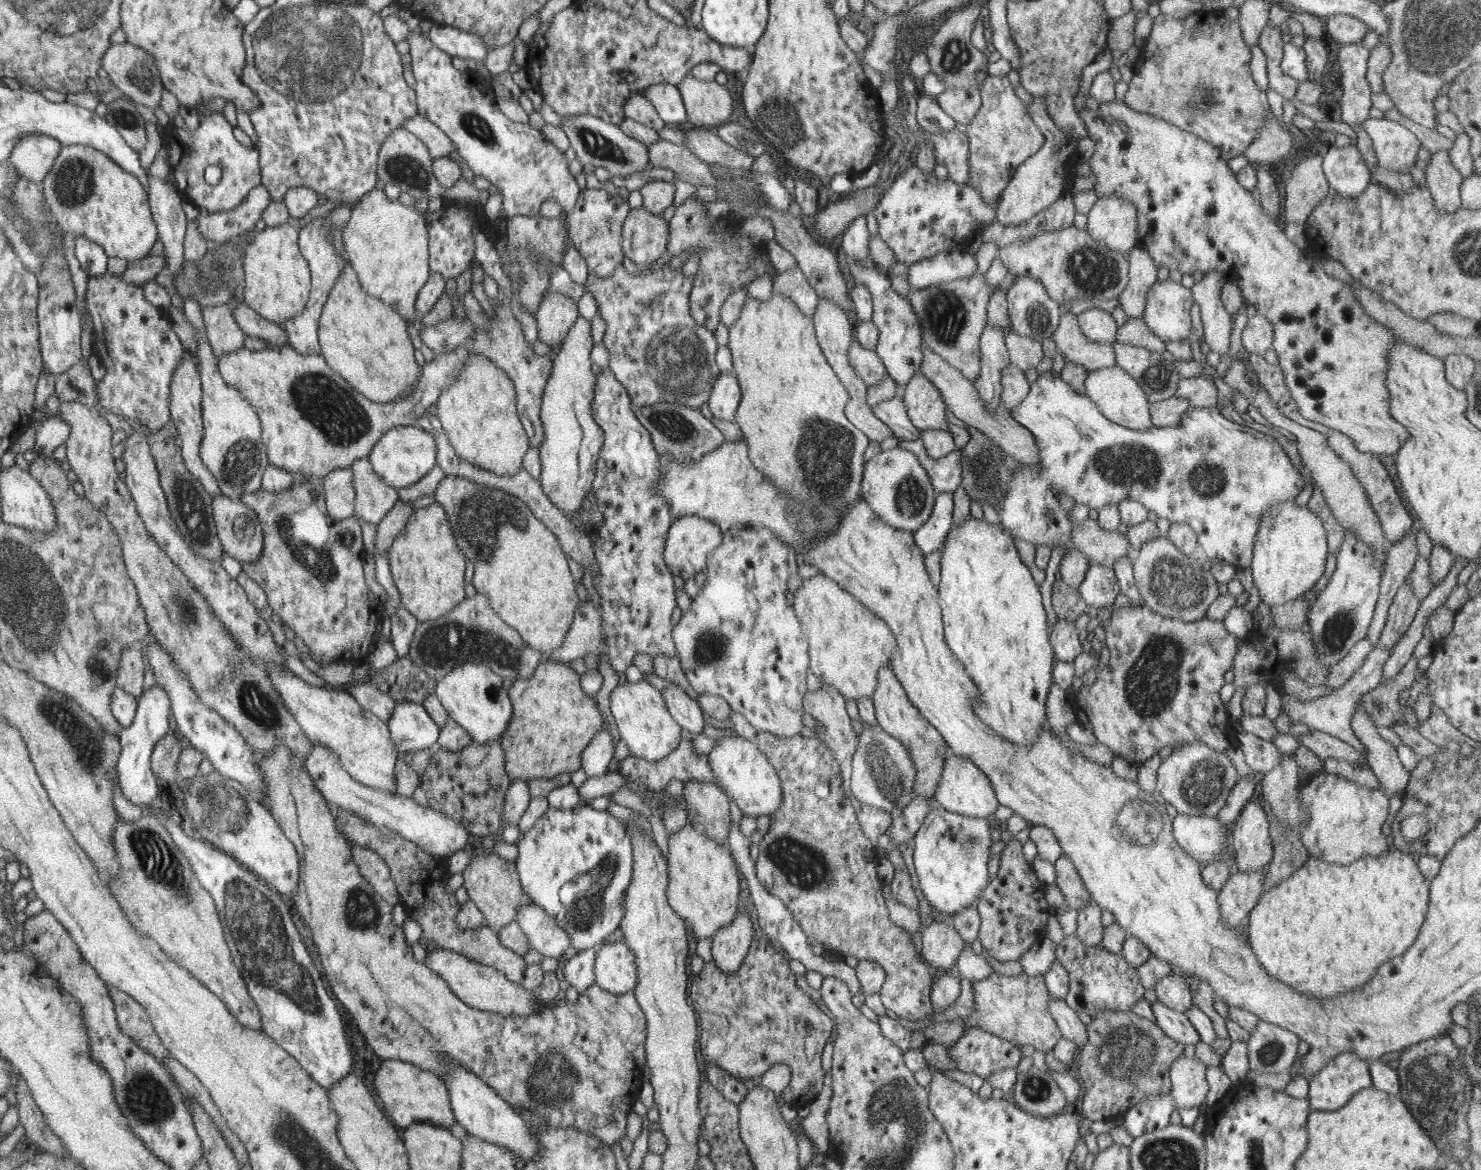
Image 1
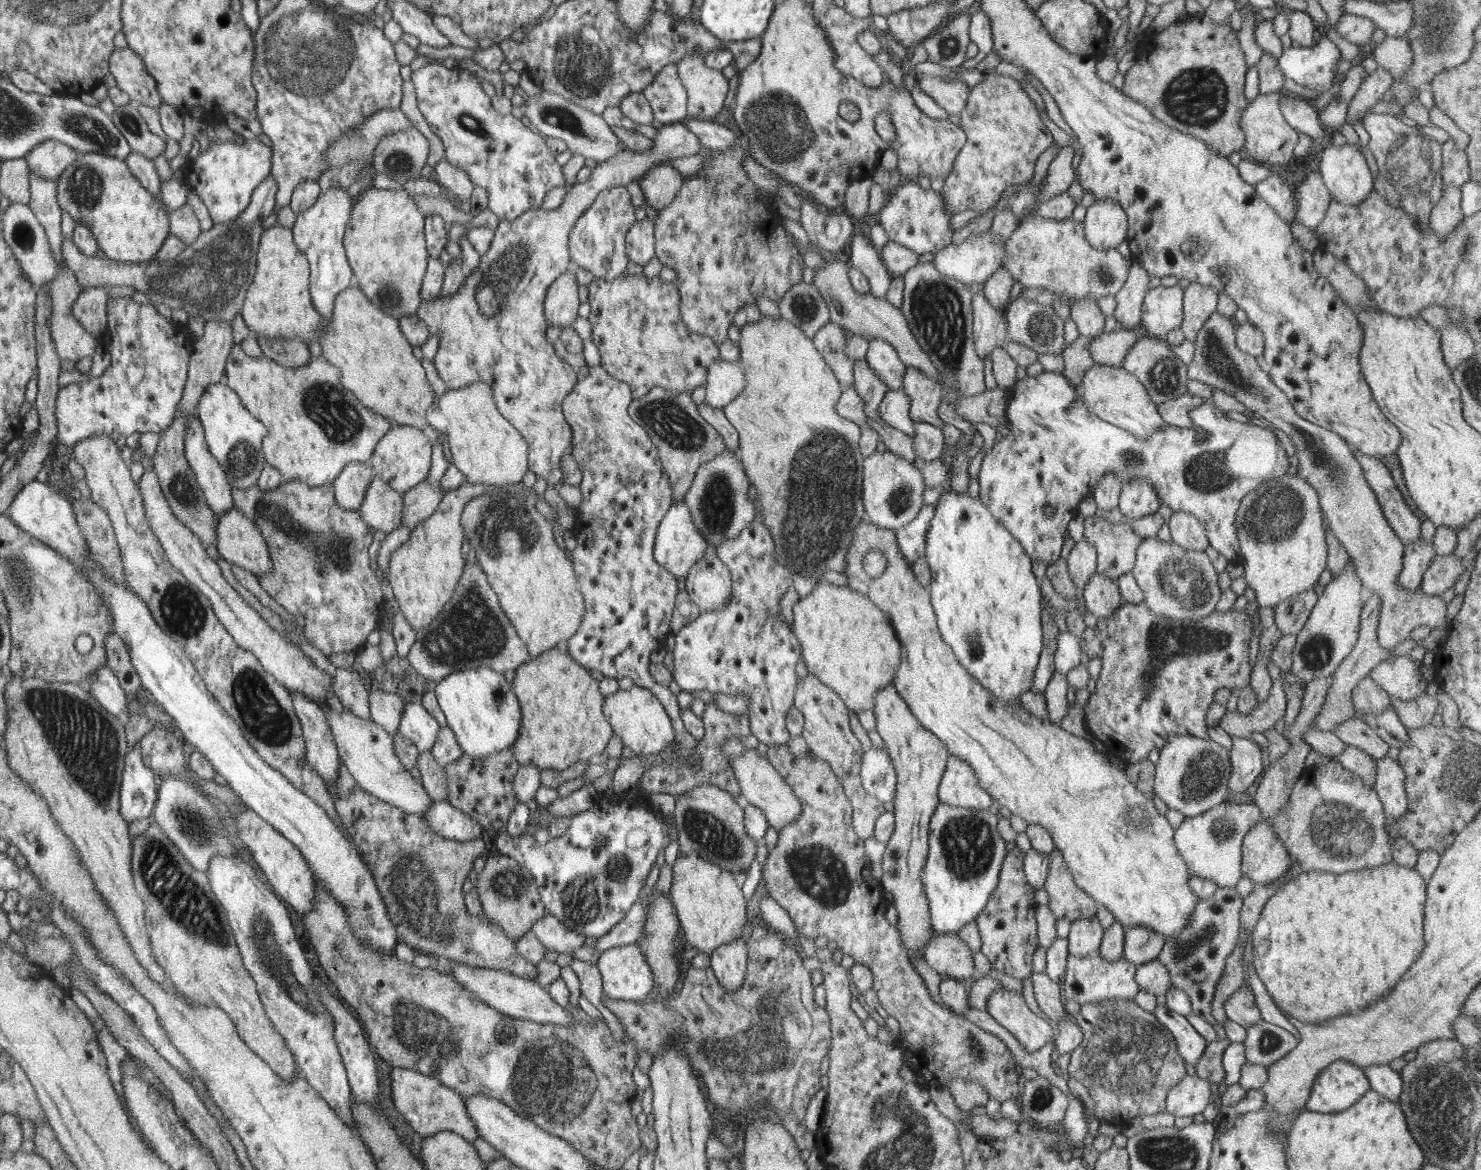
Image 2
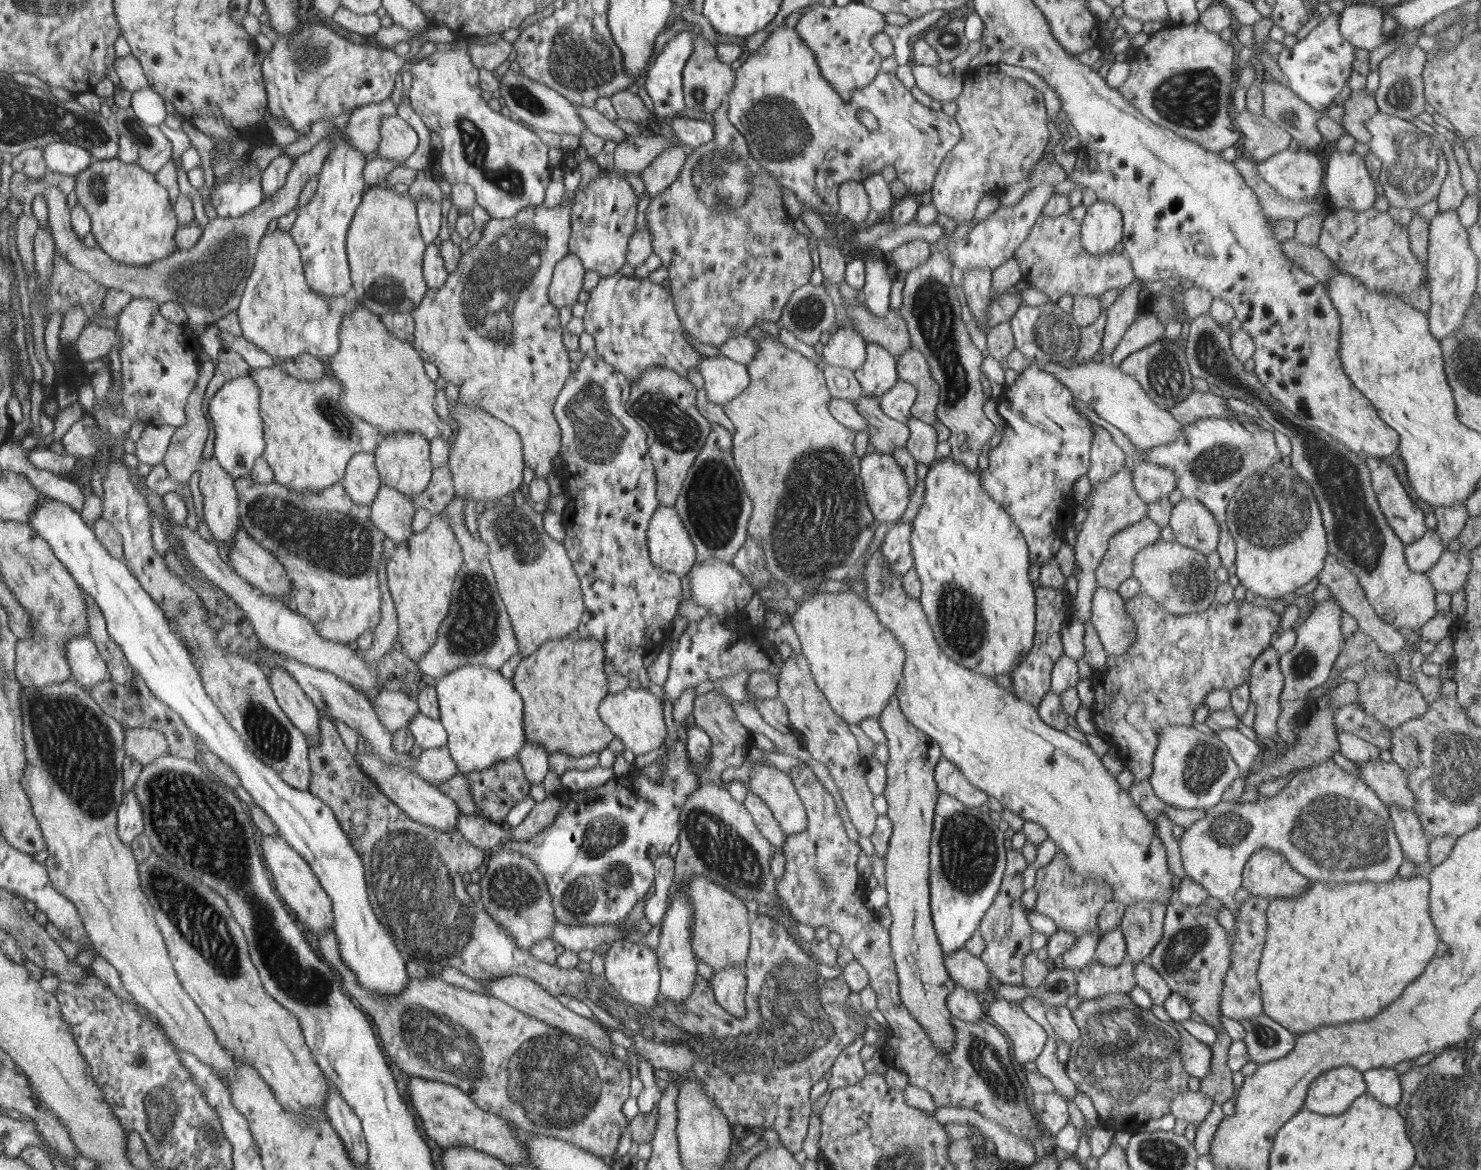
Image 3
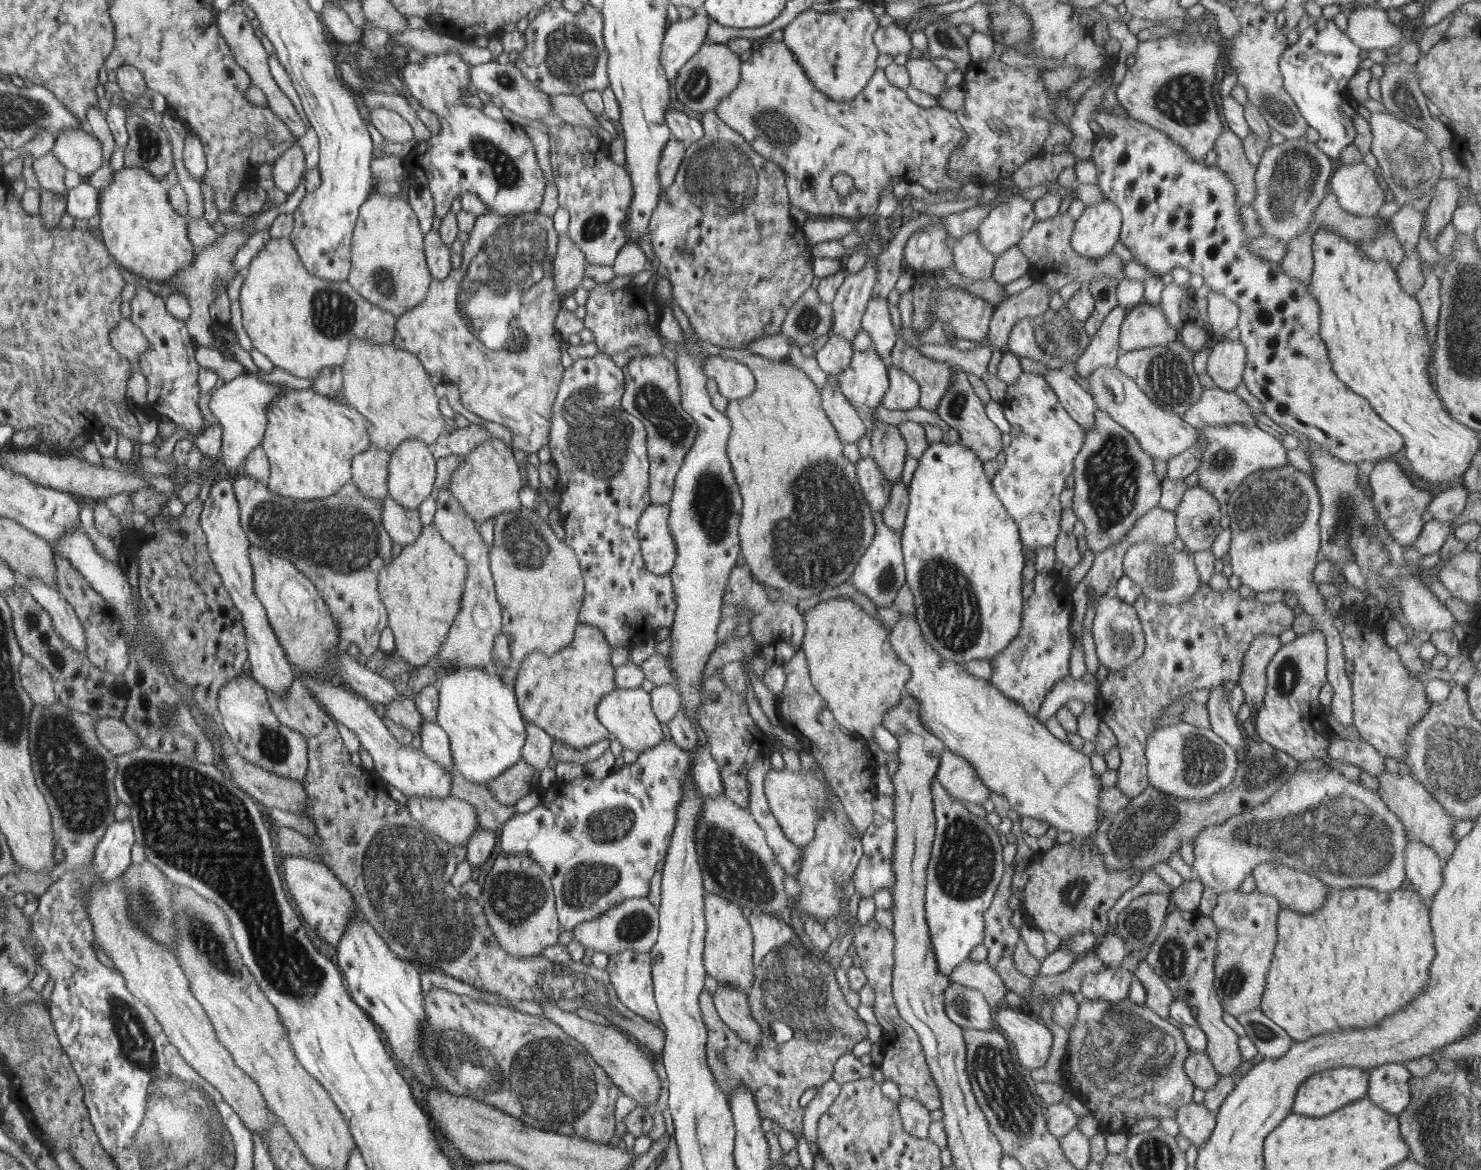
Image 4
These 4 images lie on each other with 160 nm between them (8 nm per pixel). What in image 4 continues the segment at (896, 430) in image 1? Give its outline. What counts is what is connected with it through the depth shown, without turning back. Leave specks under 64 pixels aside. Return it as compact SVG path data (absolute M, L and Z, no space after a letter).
M888 366L888 389L883 393L880 405L885 410L909 411L918 406L920 390L917 381L897 368Z

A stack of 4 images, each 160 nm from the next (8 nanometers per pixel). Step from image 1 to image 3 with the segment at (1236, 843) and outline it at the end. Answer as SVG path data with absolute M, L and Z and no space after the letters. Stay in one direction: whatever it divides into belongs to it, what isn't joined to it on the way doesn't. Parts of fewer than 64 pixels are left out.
M1263 847L1249 855L1242 870L1242 886L1257 897L1296 897L1308 884L1307 877L1291 868L1283 855Z

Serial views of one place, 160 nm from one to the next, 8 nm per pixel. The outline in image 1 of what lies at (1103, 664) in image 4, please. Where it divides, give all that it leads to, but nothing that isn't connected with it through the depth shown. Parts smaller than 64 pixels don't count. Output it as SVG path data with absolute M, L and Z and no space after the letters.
M1089 562L1076 591L1086 606L1107 608L1115 600L1119 587L1111 568Z

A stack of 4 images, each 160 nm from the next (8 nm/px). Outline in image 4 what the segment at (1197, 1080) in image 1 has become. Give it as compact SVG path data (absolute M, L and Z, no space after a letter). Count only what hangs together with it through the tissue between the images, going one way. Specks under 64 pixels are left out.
M1192 1100L1180 1106L1174 1118L1178 1124L1178 1132L1197 1148L1203 1146L1215 1124L1214 1114L1202 1103L1195 1103Z

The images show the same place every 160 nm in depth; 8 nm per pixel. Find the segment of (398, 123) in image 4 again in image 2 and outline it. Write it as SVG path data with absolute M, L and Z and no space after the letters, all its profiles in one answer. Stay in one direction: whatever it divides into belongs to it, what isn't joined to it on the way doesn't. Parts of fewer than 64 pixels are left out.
M416 129L383 135L371 152L371 166L400 184L419 177L427 158L427 140Z

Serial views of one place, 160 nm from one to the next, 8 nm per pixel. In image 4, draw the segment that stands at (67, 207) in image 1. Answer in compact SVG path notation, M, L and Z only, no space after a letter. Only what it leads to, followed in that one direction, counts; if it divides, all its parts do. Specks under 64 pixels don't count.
M120 168L113 171L111 182L100 190L99 211L101 237L104 238L105 249L127 271L144 278L146 281L159 280L167 282L177 271L184 271L193 264L195 250L188 236L188 219L176 212L168 200L166 187L152 174L140 168Z

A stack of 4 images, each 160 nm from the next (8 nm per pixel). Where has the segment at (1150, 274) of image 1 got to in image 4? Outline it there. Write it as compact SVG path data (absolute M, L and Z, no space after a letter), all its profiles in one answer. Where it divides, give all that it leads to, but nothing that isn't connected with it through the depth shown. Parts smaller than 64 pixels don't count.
M1121 306L1111 309L1102 324L1089 338L1082 356L1074 363L1079 377L1087 377L1097 368L1115 368L1118 358L1118 332L1127 310Z

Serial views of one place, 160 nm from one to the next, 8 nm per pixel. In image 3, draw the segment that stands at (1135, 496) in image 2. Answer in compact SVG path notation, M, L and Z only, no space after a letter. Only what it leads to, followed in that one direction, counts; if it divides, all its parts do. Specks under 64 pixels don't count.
M1136 462L1130 476L1133 490L1147 506L1163 496L1168 496L1175 488L1174 472L1153 463Z

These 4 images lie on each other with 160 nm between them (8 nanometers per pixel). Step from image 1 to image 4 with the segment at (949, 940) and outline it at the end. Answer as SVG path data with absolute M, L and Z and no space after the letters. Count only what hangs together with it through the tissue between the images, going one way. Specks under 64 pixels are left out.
M968 958L962 960L947 976L961 987L979 991L991 1009L1004 1006L1004 996L1007 991L1001 977L989 968L986 961L973 962Z

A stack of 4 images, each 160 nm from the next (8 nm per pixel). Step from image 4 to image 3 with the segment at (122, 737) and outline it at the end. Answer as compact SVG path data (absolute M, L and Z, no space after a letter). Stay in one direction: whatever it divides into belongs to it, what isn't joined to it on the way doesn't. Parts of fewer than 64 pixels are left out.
M126 728L124 748L125 755L131 756L142 766L169 754L163 734L155 729Z

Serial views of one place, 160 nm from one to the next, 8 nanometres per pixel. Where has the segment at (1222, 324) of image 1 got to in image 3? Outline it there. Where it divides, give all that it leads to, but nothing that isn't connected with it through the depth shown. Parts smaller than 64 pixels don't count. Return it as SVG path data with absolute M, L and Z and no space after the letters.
M1208 313L1192 320L1187 340L1181 342L1191 377L1203 378L1207 384L1217 386L1224 397L1251 404L1260 418L1288 438L1290 446L1286 451L1290 455L1290 466L1309 485L1317 502L1326 536L1326 552L1355 575L1370 607L1383 622L1396 630L1422 627L1437 613L1434 588L1425 574L1408 569L1403 552L1405 545L1394 535L1379 509L1364 457L1351 452L1325 431L1305 425L1270 395L1253 372L1243 371L1243 364L1231 354L1229 333L1226 326L1215 322Z

